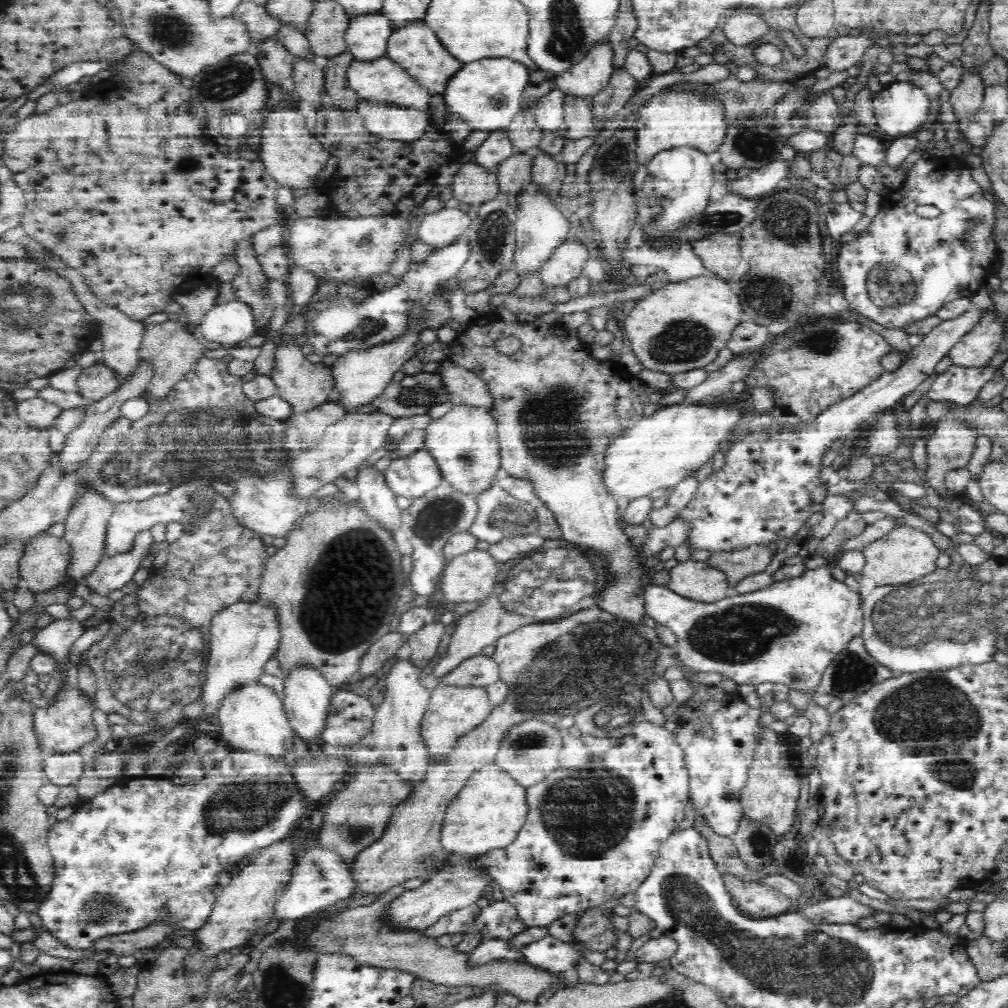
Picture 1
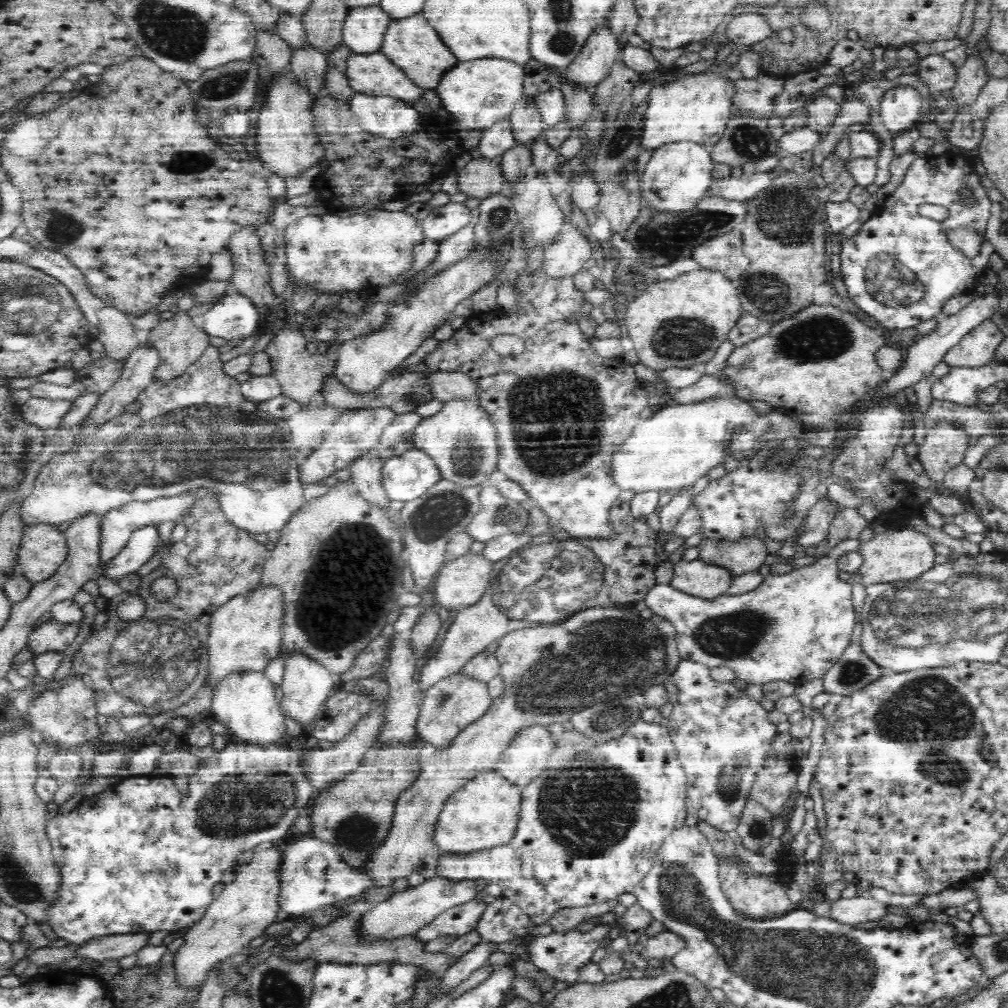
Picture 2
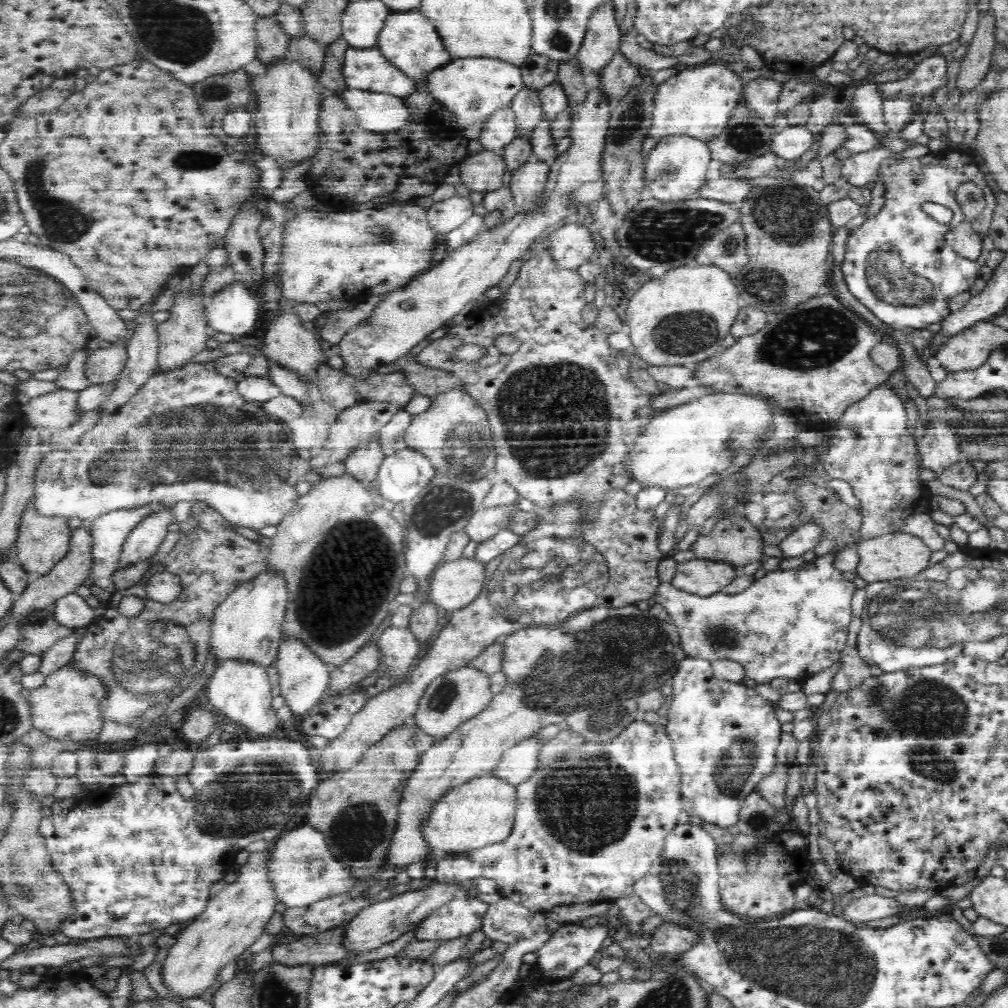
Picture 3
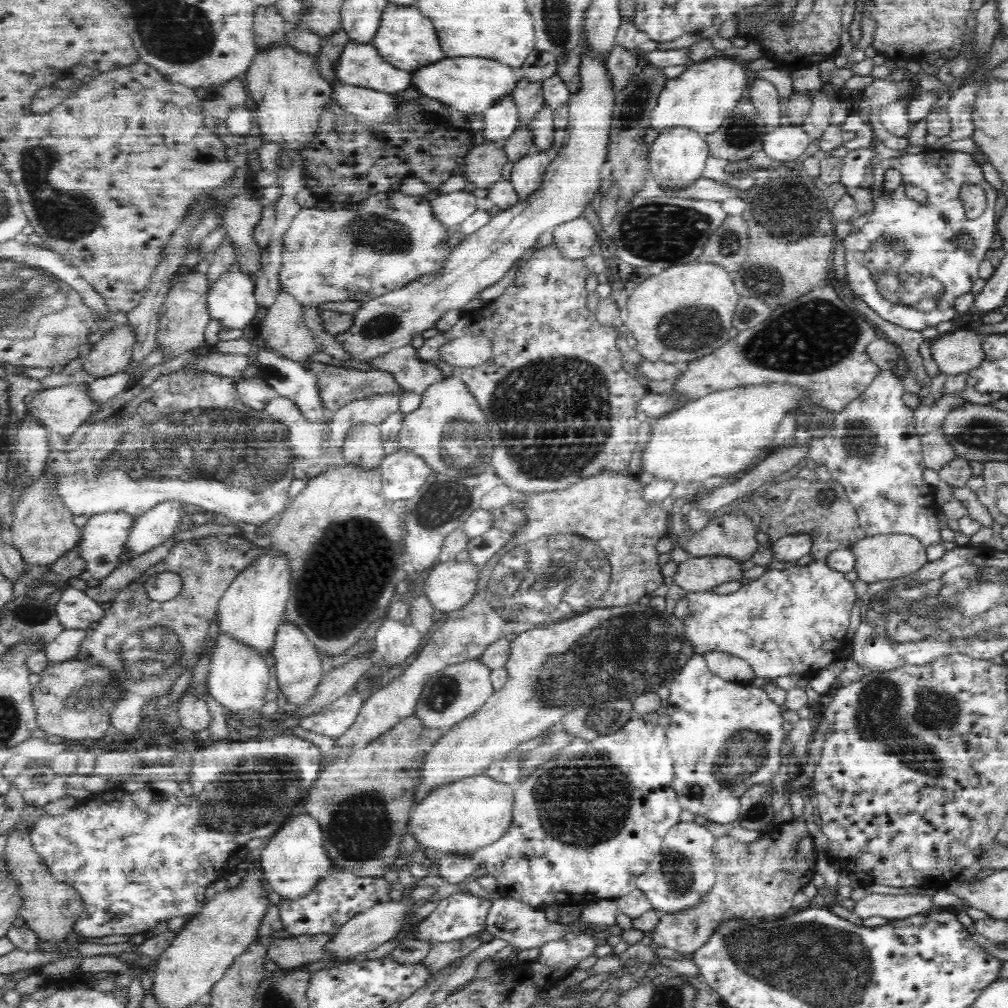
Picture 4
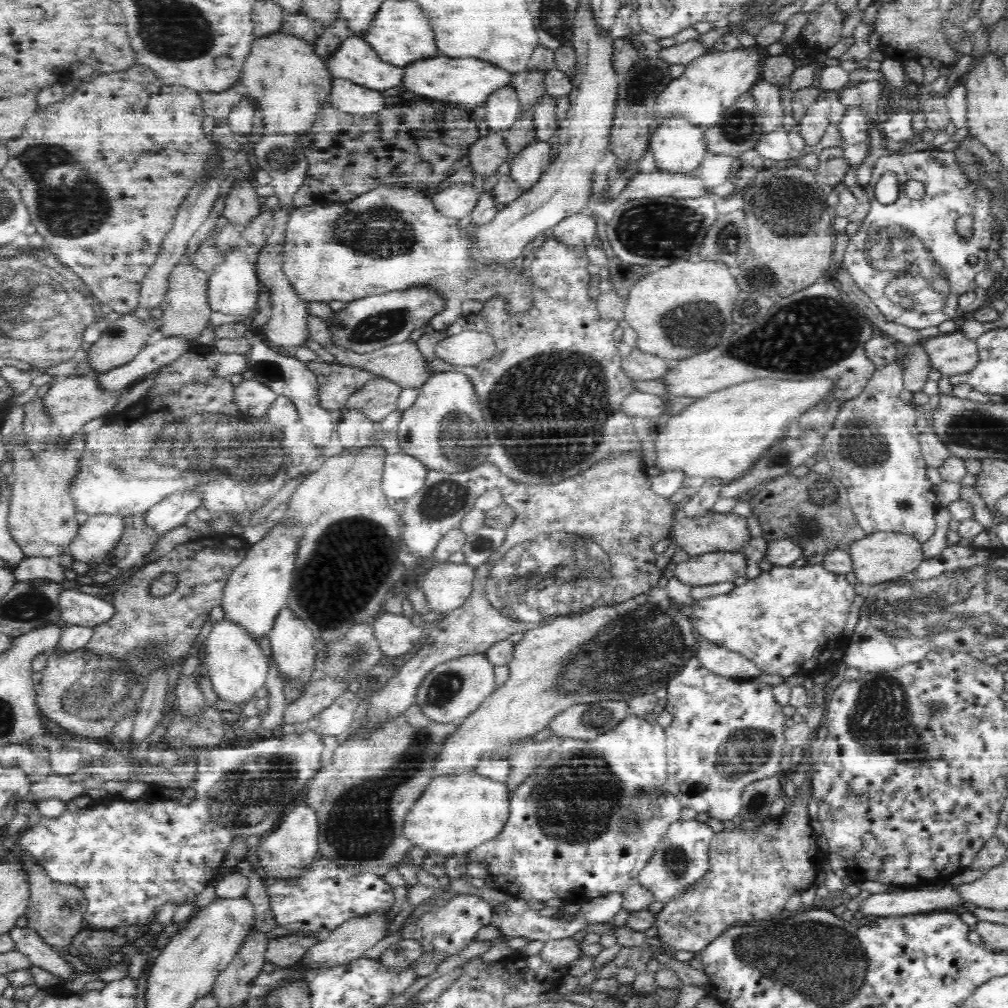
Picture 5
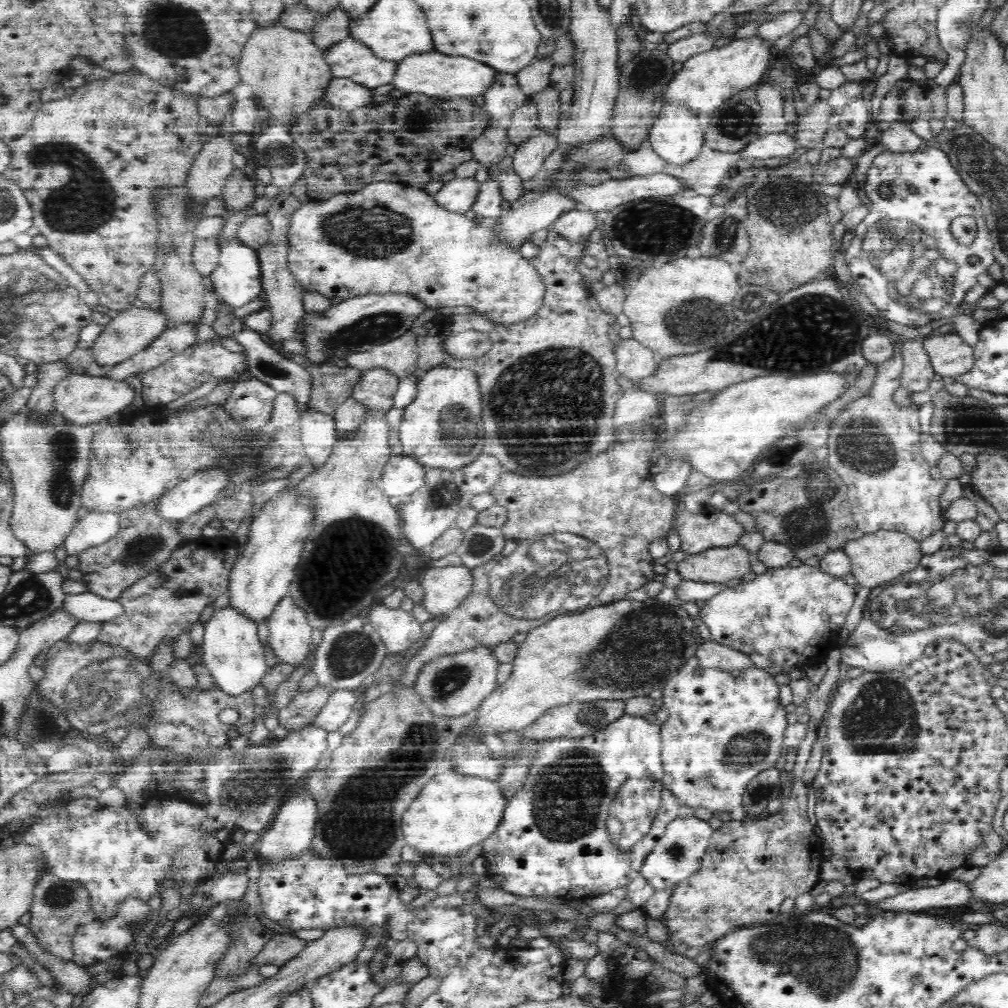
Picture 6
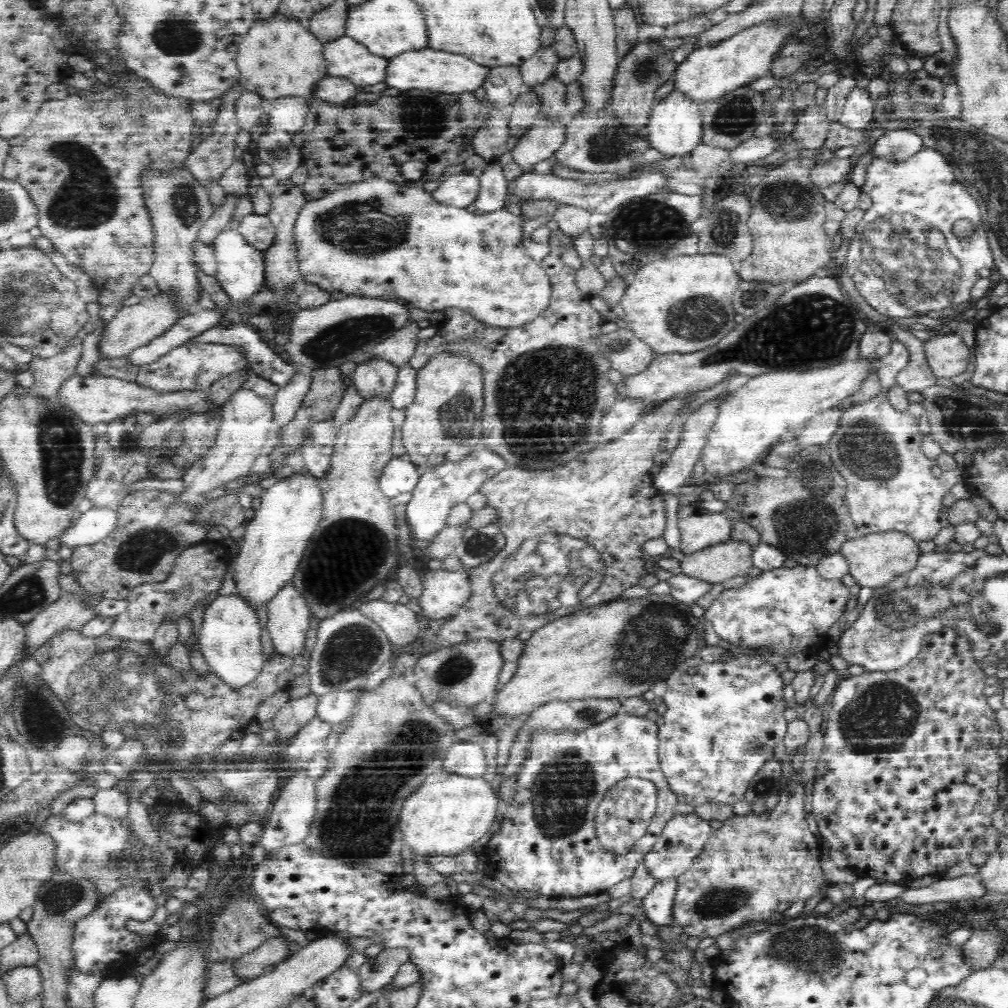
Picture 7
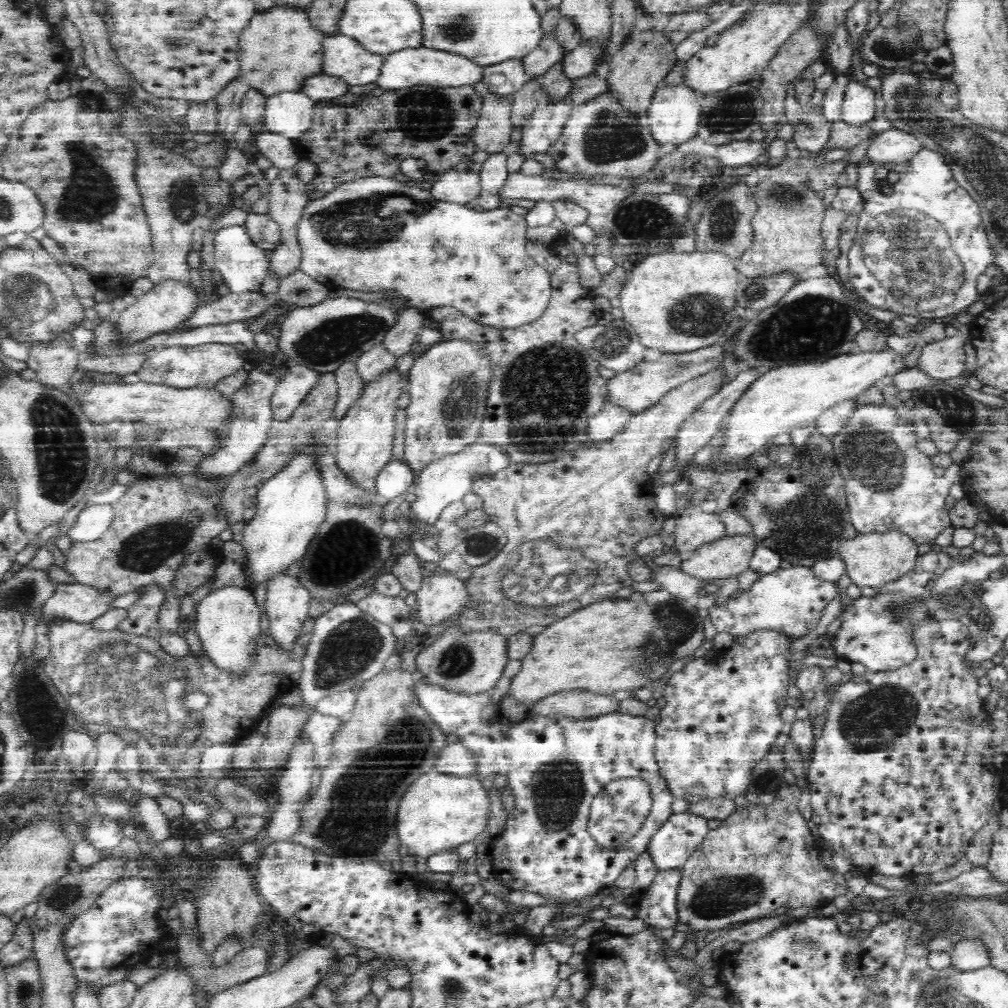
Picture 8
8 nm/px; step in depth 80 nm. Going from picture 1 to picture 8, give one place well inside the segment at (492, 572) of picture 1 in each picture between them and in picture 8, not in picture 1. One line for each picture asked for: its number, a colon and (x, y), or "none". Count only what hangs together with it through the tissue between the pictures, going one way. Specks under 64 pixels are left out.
2: (463, 581)
3: (455, 584)
4: (450, 586)
5: (447, 586)
6: (445, 588)
7: (444, 592)
8: (439, 596)

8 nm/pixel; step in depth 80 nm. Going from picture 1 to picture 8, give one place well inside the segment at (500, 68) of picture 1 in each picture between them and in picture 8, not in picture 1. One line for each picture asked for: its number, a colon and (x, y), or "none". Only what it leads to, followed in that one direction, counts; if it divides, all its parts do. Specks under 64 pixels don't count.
2: (477, 93)
3: (472, 88)
4: (470, 85)
5: (469, 80)
6: (434, 74)
7: (433, 70)
8: (413, 66)

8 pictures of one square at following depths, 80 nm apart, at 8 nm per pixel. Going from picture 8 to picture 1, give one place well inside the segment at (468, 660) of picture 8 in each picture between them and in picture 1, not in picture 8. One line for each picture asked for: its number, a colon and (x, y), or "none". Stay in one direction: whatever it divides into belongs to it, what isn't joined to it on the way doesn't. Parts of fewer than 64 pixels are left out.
1: (452, 710)
2: (450, 705)
3: (458, 695)
4: (451, 695)
5: (452, 690)
6: (461, 681)
7: (467, 673)

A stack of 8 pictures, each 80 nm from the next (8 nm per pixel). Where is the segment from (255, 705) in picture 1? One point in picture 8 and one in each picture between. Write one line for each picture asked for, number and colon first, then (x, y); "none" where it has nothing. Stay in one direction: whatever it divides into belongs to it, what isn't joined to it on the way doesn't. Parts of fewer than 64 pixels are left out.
2: (244, 701)
3: (240, 691)
4: (238, 677)
5: (237, 668)
6: (232, 652)
7: (230, 641)
8: (227, 619)

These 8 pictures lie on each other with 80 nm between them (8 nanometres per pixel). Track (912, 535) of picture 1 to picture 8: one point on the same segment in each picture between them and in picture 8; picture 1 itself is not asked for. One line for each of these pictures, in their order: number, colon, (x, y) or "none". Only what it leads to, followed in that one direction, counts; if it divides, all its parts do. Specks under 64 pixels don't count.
2: (904, 554)
3: (890, 556)
4: (881, 557)
5: (884, 556)
6: (876, 558)
7: (874, 559)
8: (873, 559)

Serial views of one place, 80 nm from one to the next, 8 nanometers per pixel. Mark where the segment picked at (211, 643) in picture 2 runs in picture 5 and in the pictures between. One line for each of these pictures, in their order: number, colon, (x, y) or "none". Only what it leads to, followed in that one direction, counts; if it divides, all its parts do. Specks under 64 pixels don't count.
3: (247, 624)
4: (252, 609)
5: (258, 589)

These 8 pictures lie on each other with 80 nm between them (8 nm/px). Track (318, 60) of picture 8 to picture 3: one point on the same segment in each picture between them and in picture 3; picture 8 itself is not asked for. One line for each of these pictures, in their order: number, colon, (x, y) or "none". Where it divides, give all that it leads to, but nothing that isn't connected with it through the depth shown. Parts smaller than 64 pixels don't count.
3: (287, 120)
4: (291, 93)
5: (290, 82)
6: (288, 73)
7: (278, 57)

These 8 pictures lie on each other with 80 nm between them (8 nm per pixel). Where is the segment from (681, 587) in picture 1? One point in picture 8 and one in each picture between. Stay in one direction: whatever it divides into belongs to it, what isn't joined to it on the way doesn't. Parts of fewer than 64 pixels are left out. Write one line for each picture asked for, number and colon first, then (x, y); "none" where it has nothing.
2: (705, 580)
3: (699, 576)
4: (698, 574)
5: (715, 567)
6: (718, 565)
7: (715, 564)
8: (727, 556)

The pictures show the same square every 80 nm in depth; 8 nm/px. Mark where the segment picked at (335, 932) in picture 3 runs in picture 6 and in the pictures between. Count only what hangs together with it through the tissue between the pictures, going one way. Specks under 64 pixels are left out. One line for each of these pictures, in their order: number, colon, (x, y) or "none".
4: (288, 952)
5: (286, 950)
6: (282, 947)

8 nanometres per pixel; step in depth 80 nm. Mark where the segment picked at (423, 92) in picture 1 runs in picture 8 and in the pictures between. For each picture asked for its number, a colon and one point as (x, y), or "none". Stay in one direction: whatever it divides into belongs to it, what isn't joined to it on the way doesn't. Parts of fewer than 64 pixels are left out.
2: (374, 74)
3: (366, 69)
4: (361, 65)
5: (354, 60)
6: (349, 58)
7: (345, 57)
8: (344, 58)

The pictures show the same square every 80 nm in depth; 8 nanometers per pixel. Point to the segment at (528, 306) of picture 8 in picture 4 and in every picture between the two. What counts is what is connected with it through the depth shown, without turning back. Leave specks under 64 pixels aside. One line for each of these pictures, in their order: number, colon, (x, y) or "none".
4: (328, 255)
5: (389, 239)
6: (384, 239)
7: (374, 238)

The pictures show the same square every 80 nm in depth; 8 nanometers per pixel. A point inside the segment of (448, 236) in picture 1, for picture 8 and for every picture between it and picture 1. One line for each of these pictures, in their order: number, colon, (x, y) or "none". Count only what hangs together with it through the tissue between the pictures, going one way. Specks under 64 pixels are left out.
2: (441, 221)
3: (444, 216)
4: (452, 208)
5: (458, 201)
6: (459, 194)
7: (460, 190)
8: (461, 184)

